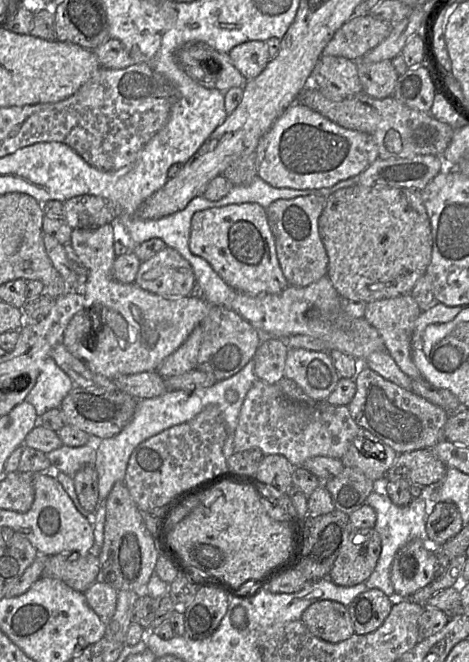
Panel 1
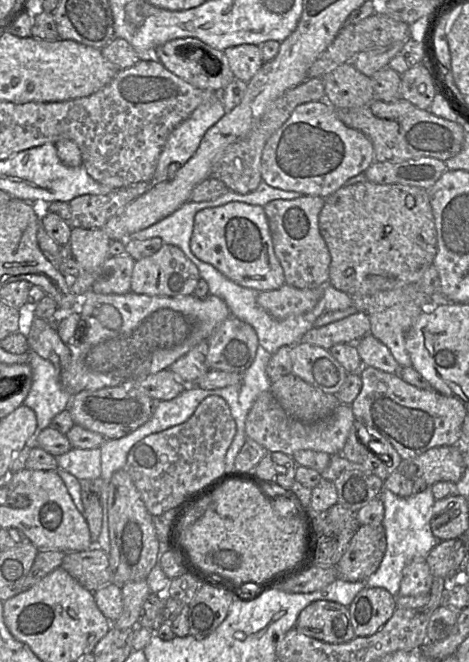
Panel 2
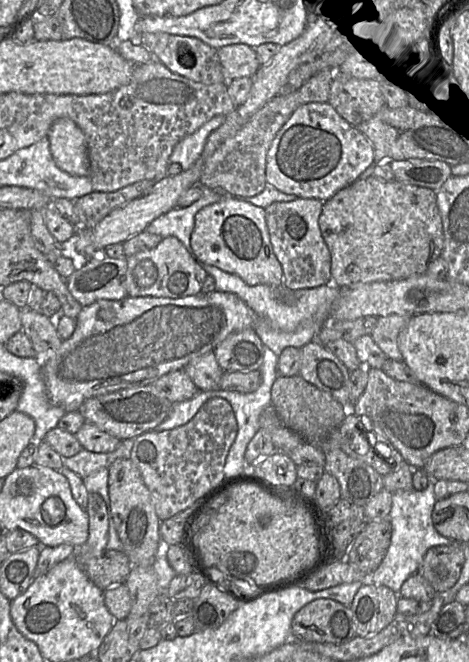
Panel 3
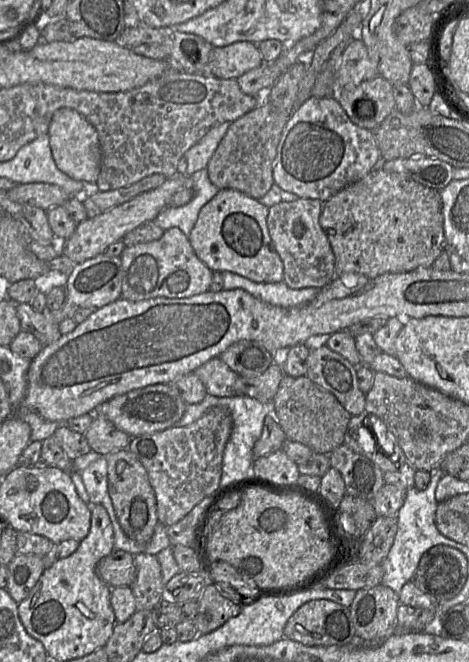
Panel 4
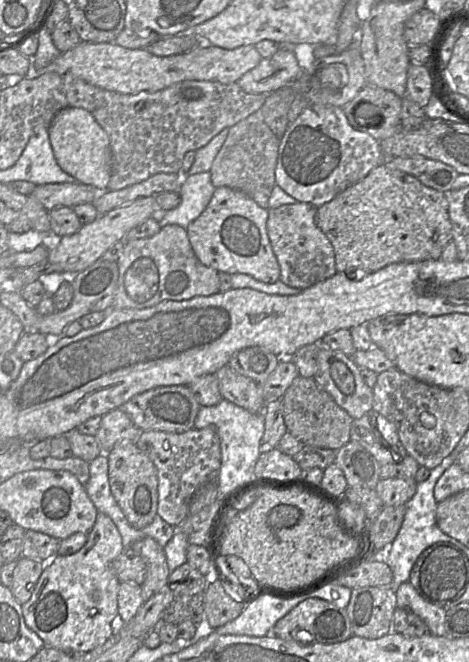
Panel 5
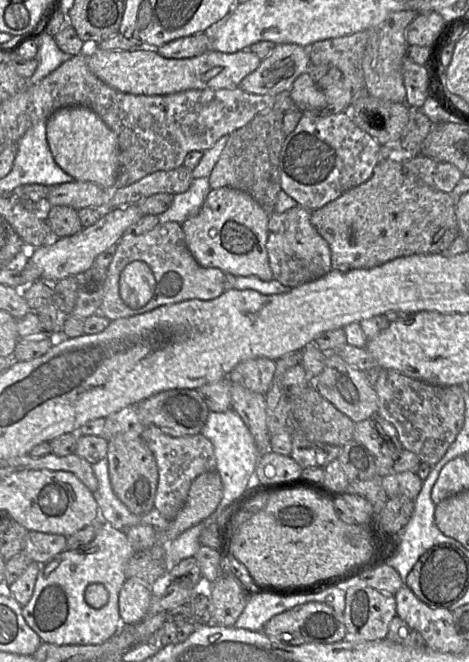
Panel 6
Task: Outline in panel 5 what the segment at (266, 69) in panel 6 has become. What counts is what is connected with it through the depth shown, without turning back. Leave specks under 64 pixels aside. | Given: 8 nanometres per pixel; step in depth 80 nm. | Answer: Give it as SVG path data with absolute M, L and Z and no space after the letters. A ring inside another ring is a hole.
M282 47L273 56L262 58L258 66L245 73L237 83L249 94L270 94L292 83L301 73L293 47Z

